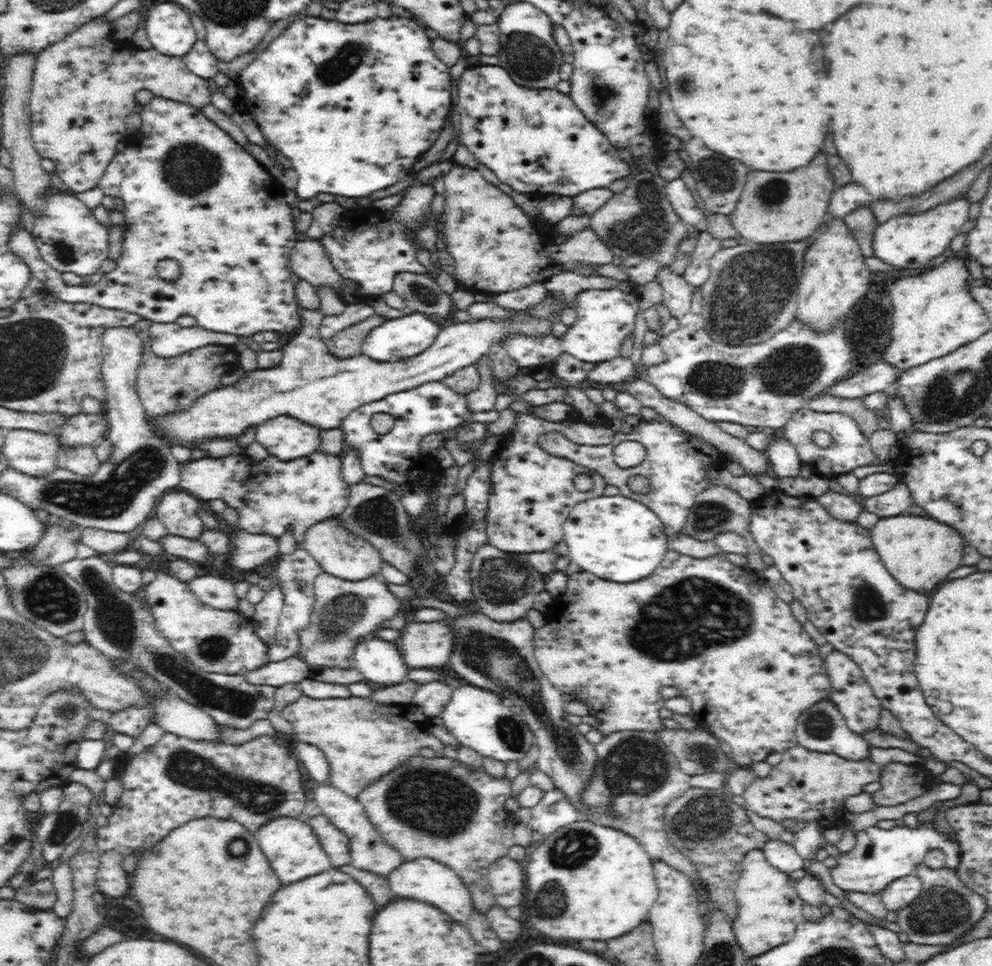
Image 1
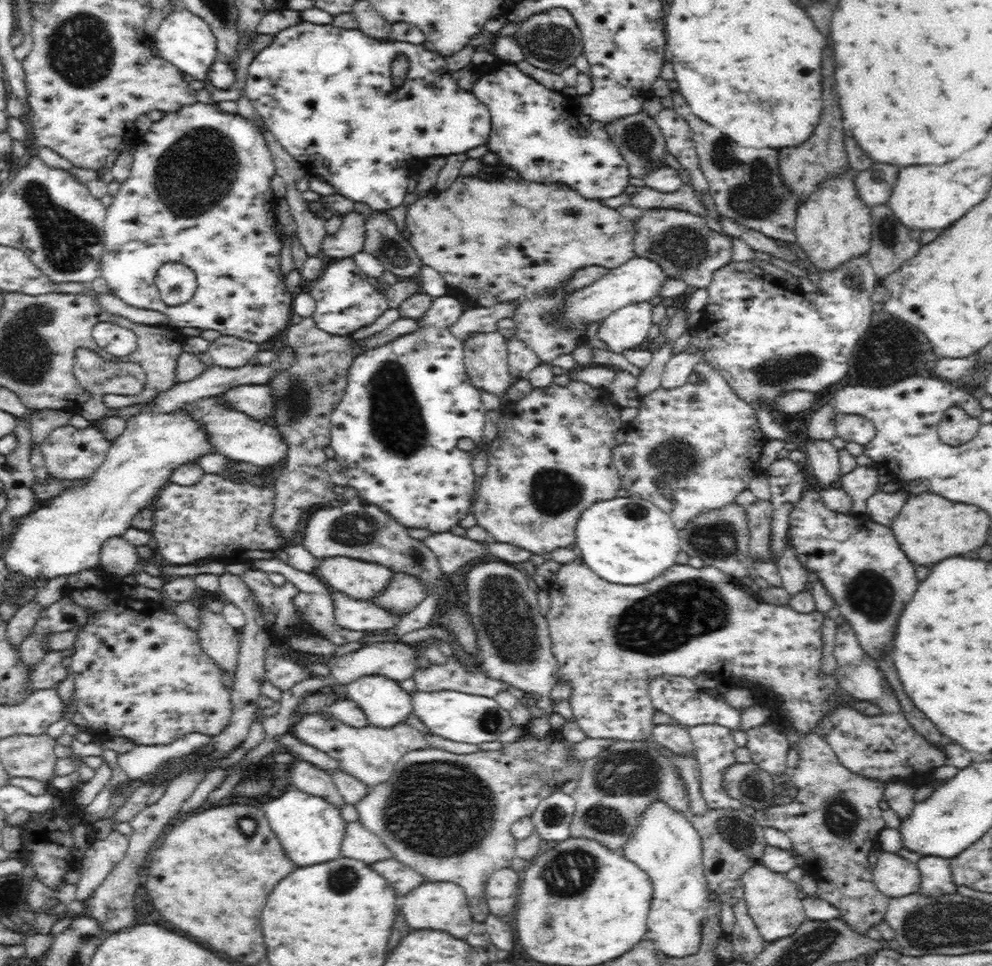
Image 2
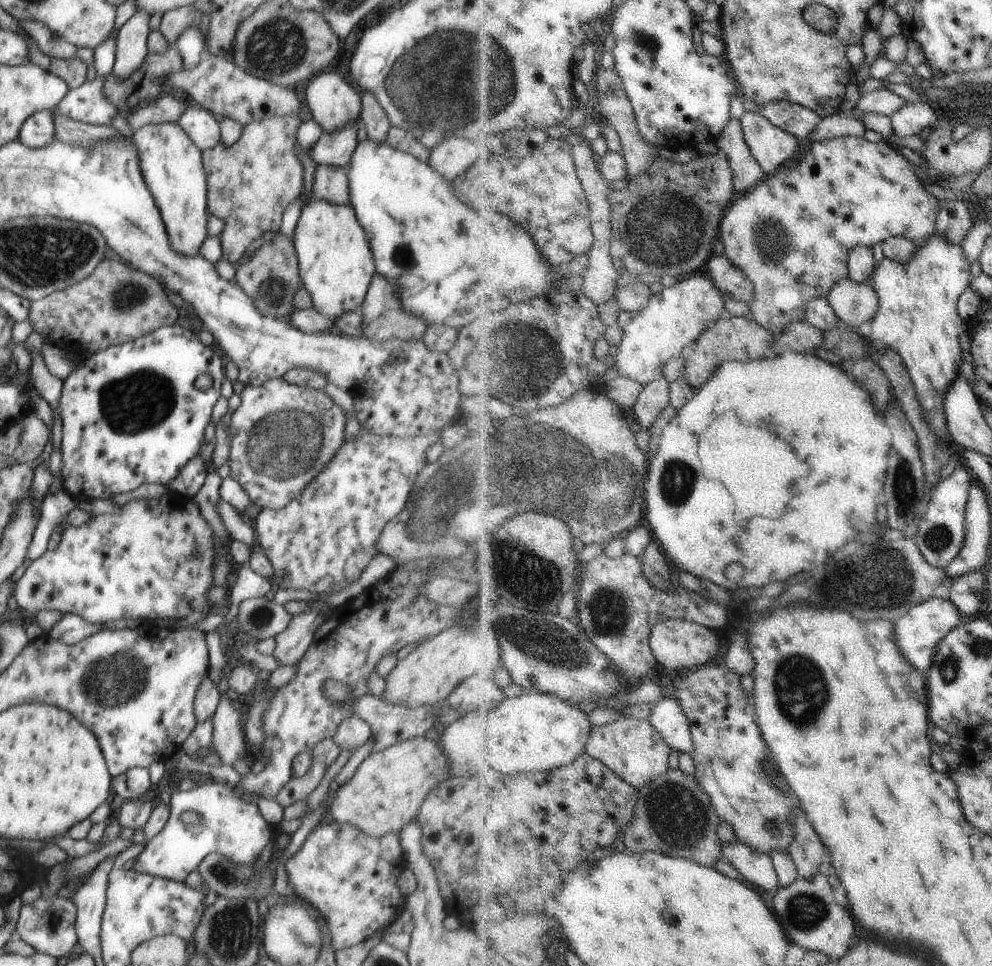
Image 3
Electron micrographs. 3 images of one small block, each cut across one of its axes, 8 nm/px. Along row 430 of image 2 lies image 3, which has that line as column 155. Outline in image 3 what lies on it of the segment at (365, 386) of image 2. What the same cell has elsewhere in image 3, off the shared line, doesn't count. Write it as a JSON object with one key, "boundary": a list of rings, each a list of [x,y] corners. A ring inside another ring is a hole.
{"boundary":[[[180,325],[162,326],[155,332],[150,332],[138,339],[132,339],[122,345],[112,345],[106,350],[99,351],[88,356],[83,363],[76,366],[70,375],[63,381],[62,394],[60,394],[60,416],[62,417],[62,470],[60,470],[60,478],[62,487],[75,500],[82,502],[84,500],[104,500],[110,499],[114,494],[124,494],[135,490],[142,484],[160,484],[168,485],[180,476],[180,470],[187,464],[189,460],[199,455],[201,447],[204,444],[204,430],[211,420],[214,404],[221,397],[222,384],[226,380],[226,372],[224,364],[222,364],[222,356],[216,354],[216,350],[211,345],[206,345],[203,339],[199,339],[190,328]],[[200,374],[208,374],[214,384],[212,388],[198,390],[194,386],[197,376]]]}

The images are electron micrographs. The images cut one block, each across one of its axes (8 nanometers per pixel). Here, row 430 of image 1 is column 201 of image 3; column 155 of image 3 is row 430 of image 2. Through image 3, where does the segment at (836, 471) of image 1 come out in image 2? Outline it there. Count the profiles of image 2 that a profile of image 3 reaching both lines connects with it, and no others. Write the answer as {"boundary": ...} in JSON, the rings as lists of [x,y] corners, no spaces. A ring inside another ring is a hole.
{"boundary":[[[836,411],[834,416],[837,436],[848,443],[866,445],[876,436],[876,428],[871,420],[860,415],[842,415]]]}

